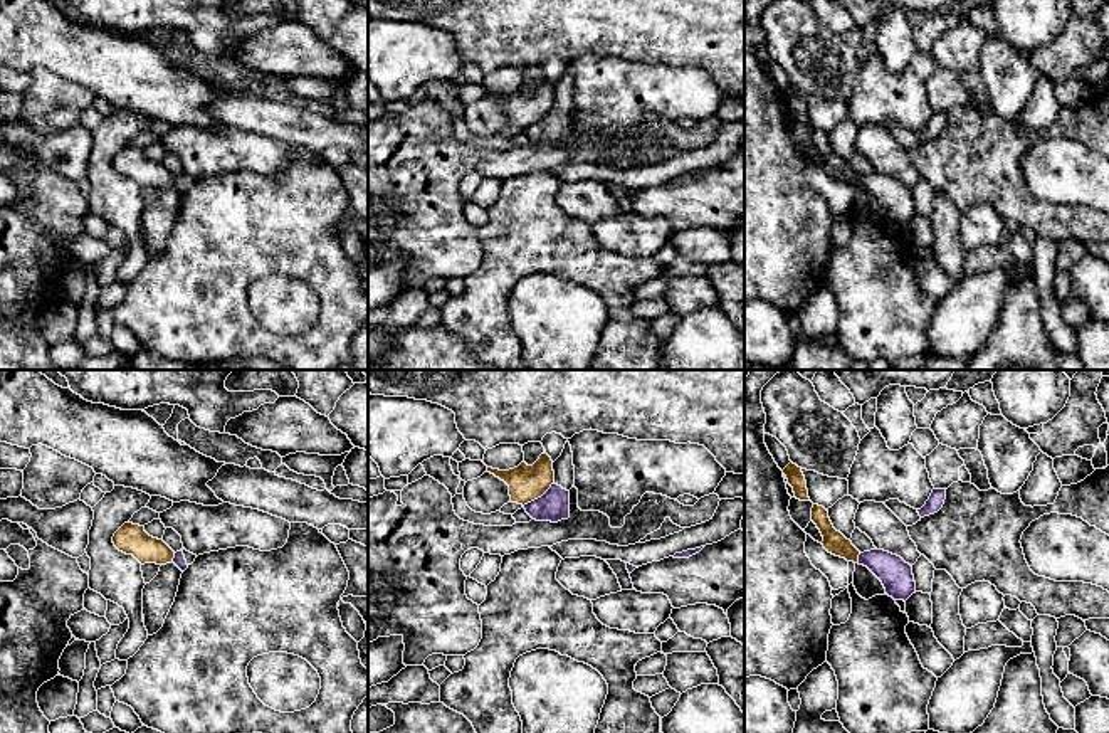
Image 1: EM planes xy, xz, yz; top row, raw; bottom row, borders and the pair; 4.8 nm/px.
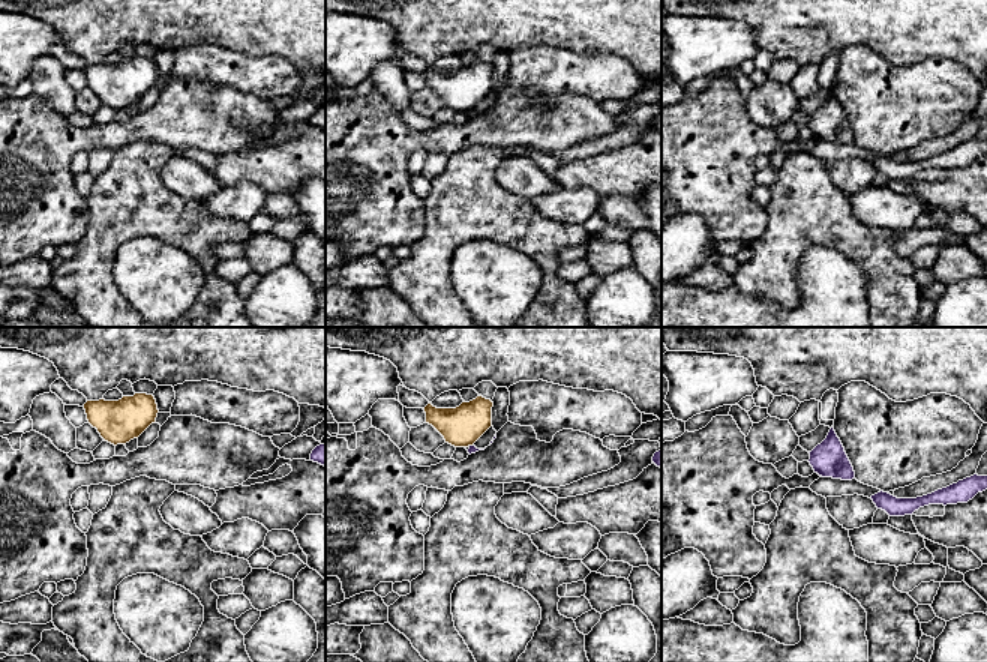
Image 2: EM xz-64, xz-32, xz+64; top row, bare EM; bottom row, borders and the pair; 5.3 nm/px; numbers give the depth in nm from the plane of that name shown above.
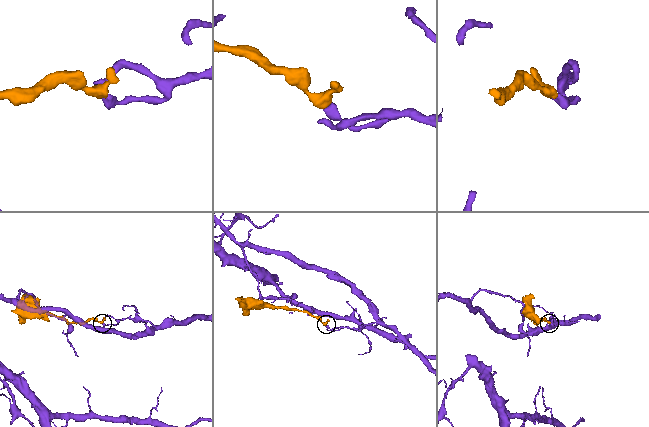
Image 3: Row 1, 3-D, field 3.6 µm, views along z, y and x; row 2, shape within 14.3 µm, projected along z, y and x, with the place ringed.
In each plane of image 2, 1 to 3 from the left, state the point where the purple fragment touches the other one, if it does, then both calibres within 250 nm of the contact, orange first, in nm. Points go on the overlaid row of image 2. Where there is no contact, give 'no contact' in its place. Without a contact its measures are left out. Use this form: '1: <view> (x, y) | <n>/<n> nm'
1: no contact
2: xz-32 (471, 445) | 220/50 nm
3: no contact

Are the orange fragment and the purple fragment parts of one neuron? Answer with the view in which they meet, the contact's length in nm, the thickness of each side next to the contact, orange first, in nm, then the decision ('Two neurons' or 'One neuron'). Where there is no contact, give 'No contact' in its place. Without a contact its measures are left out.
Touches orange in xz. Shared border 190 nm. Thickness 180 nm (orange) against 150 nm. Two neurons

